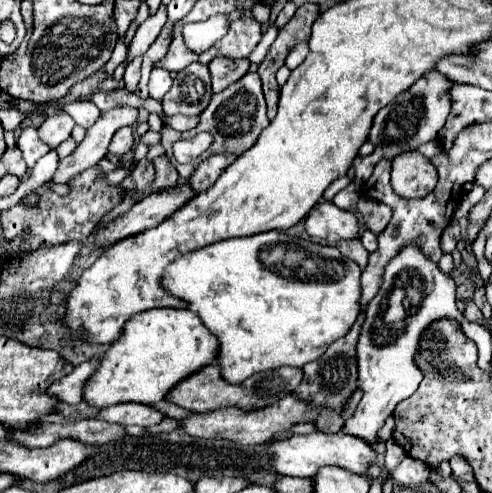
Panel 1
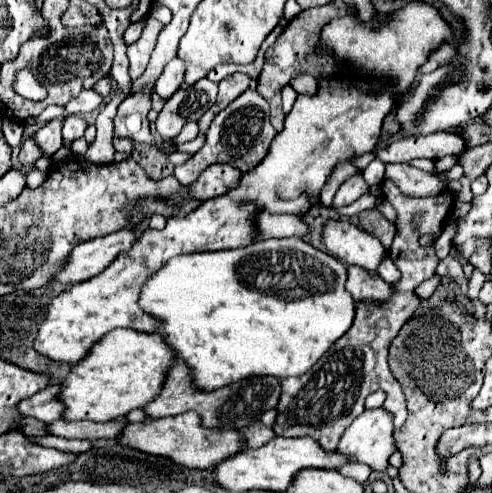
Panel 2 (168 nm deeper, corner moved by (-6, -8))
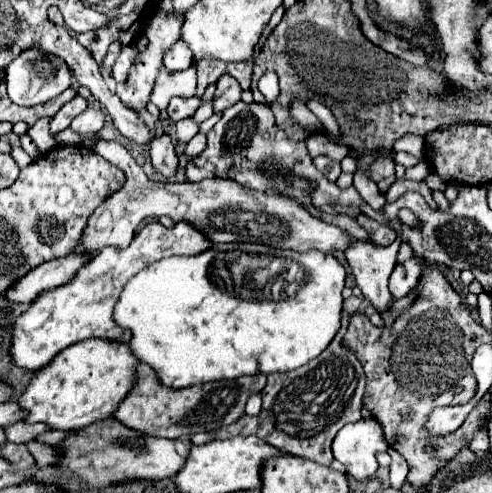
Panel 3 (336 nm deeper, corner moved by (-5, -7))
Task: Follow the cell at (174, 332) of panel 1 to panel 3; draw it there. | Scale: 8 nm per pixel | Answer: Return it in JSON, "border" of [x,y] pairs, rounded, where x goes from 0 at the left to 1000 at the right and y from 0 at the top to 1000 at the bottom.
{"border":[[[173,688],[136,704],[116,720],[116,728],[108,728],[108,736],[100,736],[100,744],[79,748],[39,801],[35,817],[55,834],[47,854],[91,858],[100,870],[144,874],[226,846],[274,777],[278,736],[283,732],[266,720],[258,700],[213,688]]]}

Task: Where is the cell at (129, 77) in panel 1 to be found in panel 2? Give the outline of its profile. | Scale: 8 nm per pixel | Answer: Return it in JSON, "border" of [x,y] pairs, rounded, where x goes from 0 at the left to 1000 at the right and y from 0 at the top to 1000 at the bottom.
{"border":[[[305,37],[297,45],[297,57],[285,73],[280,85],[264,89],[260,93],[260,118],[264,118],[264,158],[276,162],[301,134],[301,122],[305,122],[305,110],[317,93],[317,81],[321,81],[321,69],[325,61],[333,57],[329,45],[321,45],[317,37]]]}

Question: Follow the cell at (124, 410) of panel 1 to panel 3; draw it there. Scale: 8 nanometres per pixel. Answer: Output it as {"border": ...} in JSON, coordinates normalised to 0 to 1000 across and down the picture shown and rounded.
{"border":[[[35,854],[35,858],[22,858],[18,866],[6,866],[6,874],[10,874],[10,886],[18,899],[55,899],[55,895],[71,890],[79,878],[96,874],[96,866],[83,858],[55,862],[55,858]]]}

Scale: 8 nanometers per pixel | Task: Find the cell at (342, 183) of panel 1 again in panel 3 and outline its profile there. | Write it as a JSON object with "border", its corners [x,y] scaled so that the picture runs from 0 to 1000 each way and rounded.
{"border":[[[644,318],[644,323],[636,323],[636,331],[640,331],[640,339],[669,363],[669,367],[685,367],[685,359],[693,355],[693,339],[689,339],[689,331],[685,327],[677,327],[677,323],[669,323],[669,318]]]}

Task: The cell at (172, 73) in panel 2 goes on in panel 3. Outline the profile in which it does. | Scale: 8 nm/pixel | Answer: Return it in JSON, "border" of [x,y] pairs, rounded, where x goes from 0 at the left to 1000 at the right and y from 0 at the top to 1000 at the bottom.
{"border":[[[364,79],[360,87],[352,87],[352,95],[343,95],[343,103],[335,108],[335,124],[331,128],[335,128],[335,136],[343,144],[372,144],[372,140],[392,132],[392,108]]]}

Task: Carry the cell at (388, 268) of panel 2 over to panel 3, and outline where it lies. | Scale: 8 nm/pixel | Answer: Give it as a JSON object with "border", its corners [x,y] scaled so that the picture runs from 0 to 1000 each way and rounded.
{"border":[[[831,525],[815,538],[807,538],[795,554],[795,566],[791,566],[791,586],[795,586],[799,602],[803,606],[827,602],[843,586],[852,558],[856,558],[852,525]]]}

